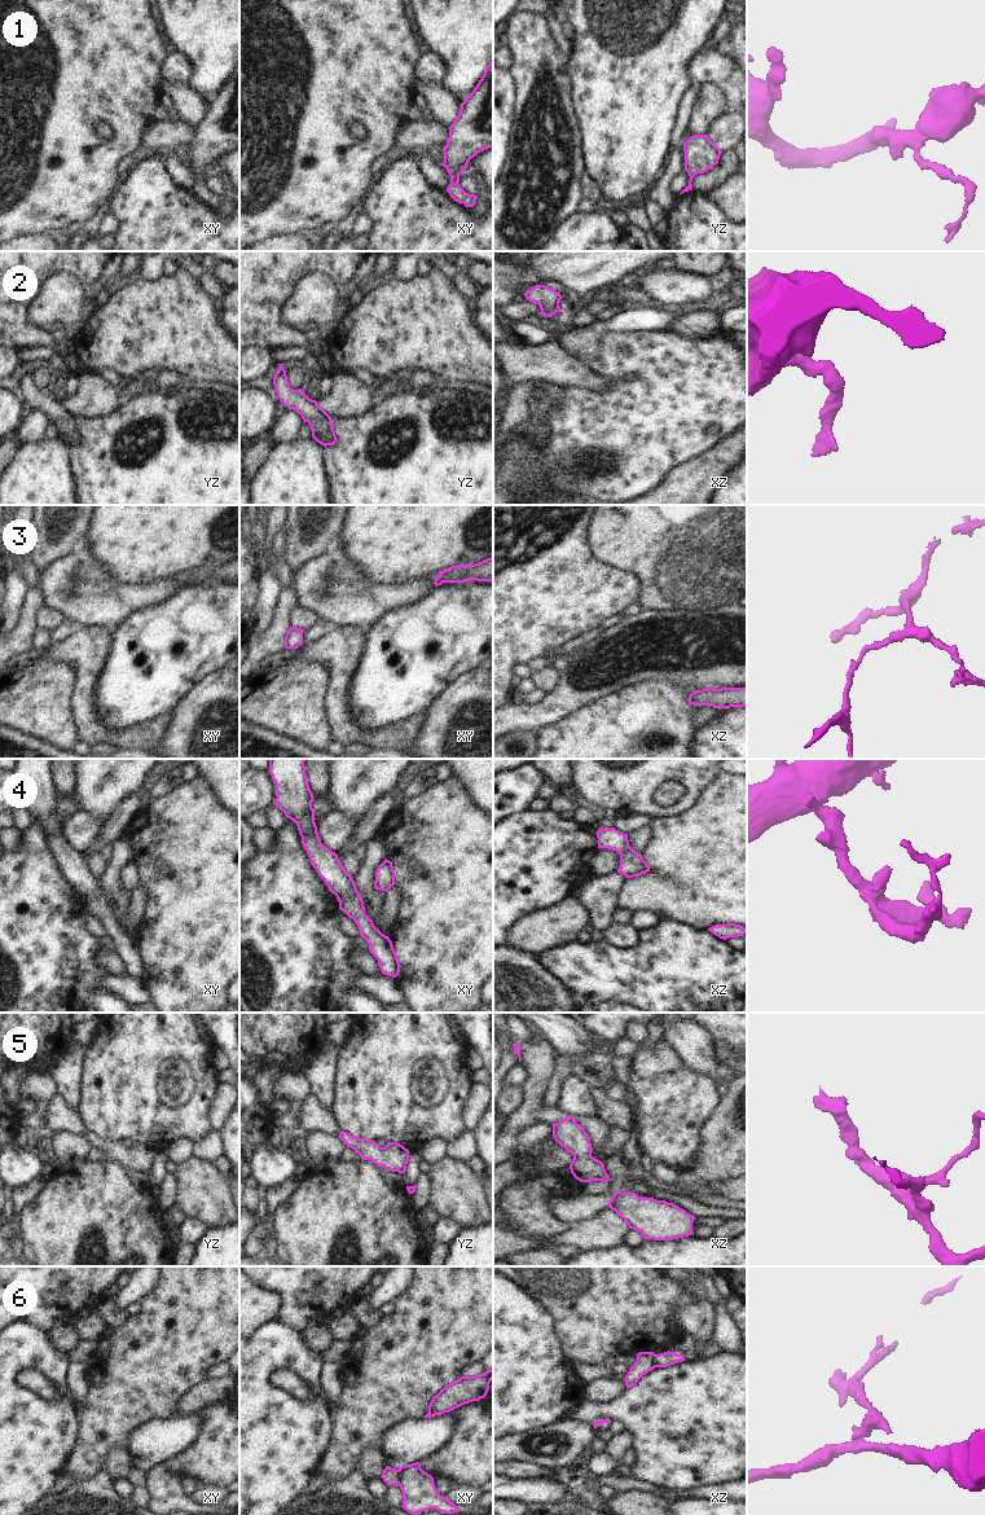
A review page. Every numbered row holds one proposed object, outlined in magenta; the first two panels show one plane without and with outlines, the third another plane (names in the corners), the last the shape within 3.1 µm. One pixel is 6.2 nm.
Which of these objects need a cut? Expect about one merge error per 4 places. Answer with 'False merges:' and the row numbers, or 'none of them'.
False merges: 6.

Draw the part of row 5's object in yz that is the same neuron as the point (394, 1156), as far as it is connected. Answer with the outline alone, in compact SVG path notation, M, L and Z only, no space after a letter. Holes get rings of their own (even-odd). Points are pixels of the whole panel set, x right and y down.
M347 1132L339 1133L347 1147L353 1149L361 1159L371 1160L391 1172L404 1173L409 1162L409 1150L397 1142L388 1142L381 1147L373 1139L353 1137Z

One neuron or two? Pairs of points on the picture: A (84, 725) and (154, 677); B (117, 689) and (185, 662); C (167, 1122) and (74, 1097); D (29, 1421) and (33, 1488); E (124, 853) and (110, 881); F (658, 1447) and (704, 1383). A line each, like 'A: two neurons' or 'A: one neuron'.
A: two neurons
B: one neuron
C: two neurons
D: one neuron
E: one neuron
F: one neuron

